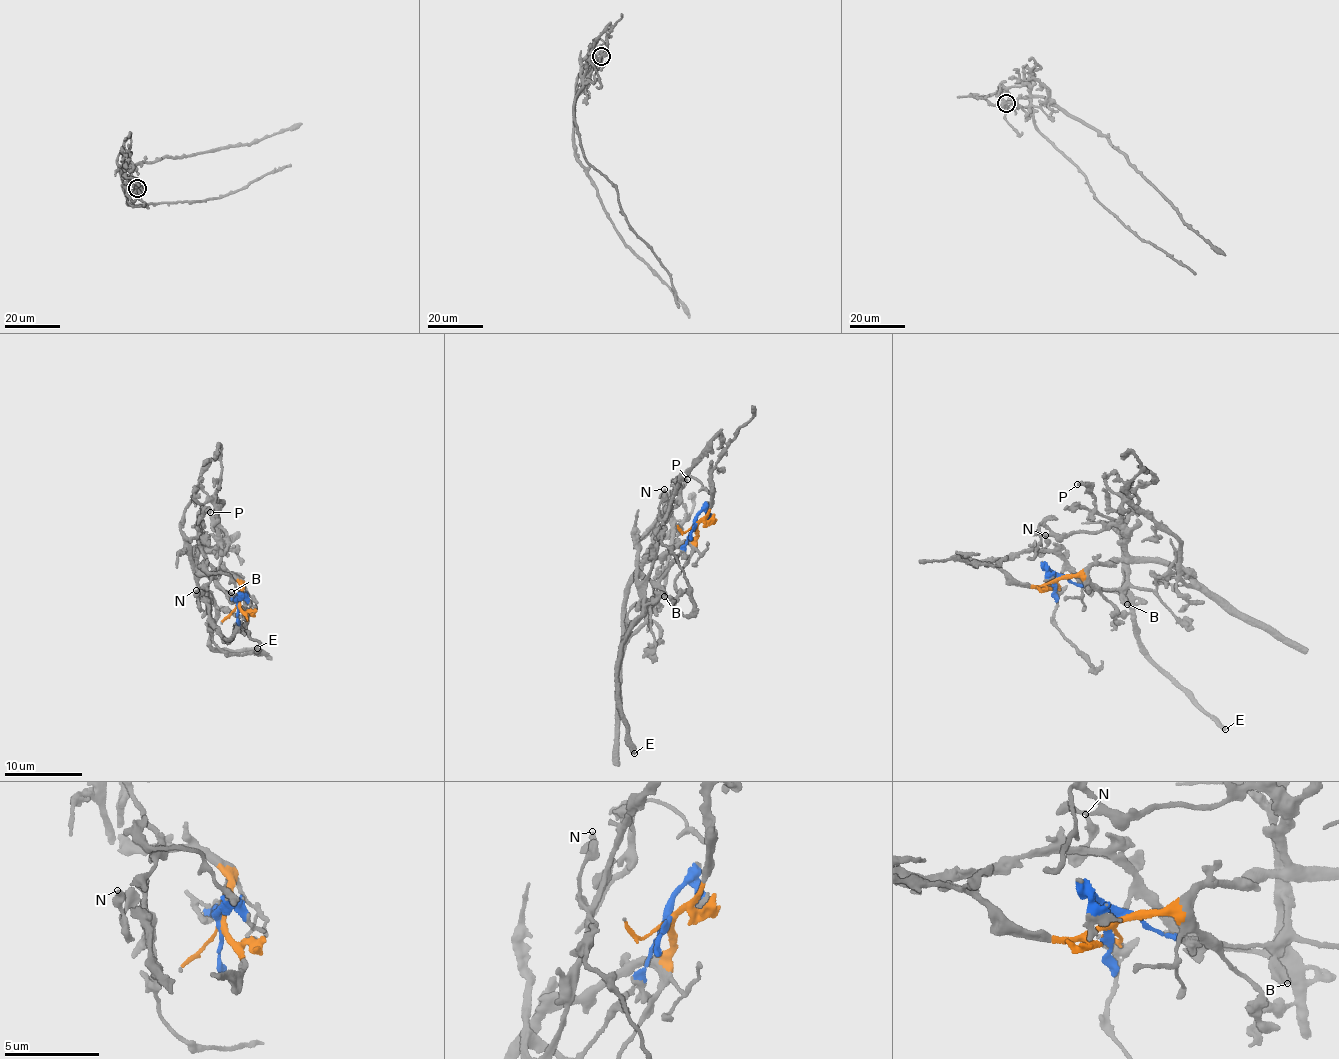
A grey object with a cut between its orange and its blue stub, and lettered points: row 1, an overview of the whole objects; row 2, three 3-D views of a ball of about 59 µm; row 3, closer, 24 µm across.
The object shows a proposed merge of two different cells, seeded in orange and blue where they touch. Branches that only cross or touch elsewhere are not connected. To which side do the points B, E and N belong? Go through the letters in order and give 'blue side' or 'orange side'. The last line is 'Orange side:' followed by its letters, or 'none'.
B: blue side
E: blue side
N: blue side
Orange side: none

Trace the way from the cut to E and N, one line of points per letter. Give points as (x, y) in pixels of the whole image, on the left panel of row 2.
E: (236, 603), (213, 581), (197, 581), (215, 605), (214, 649), (257, 648)
N: (236, 603), (236, 597), (204, 576), (198, 588), (208, 608), (207, 599), (200, 597), (197, 603), (195, 590)

